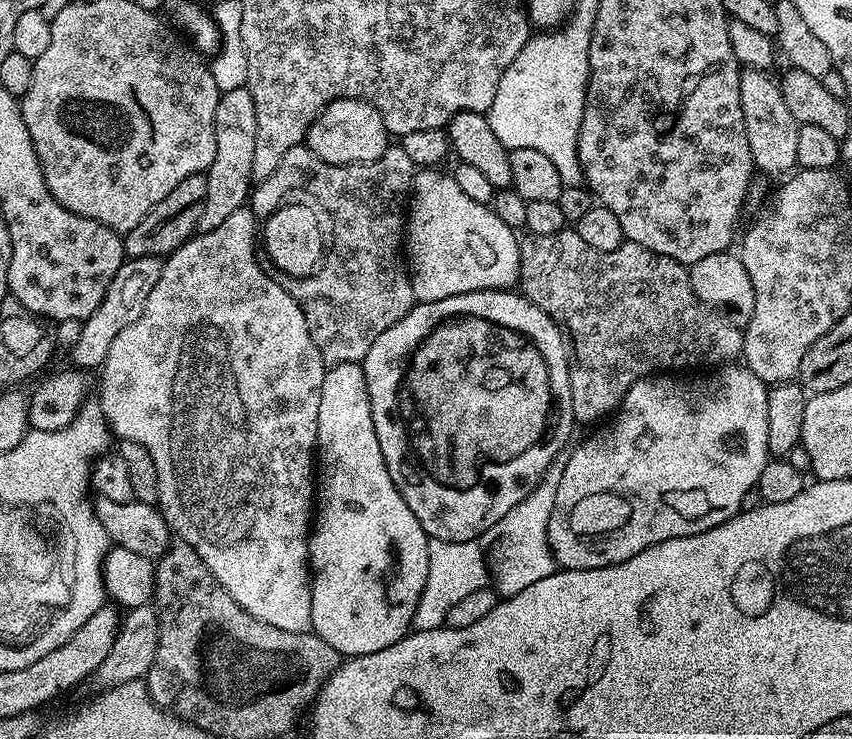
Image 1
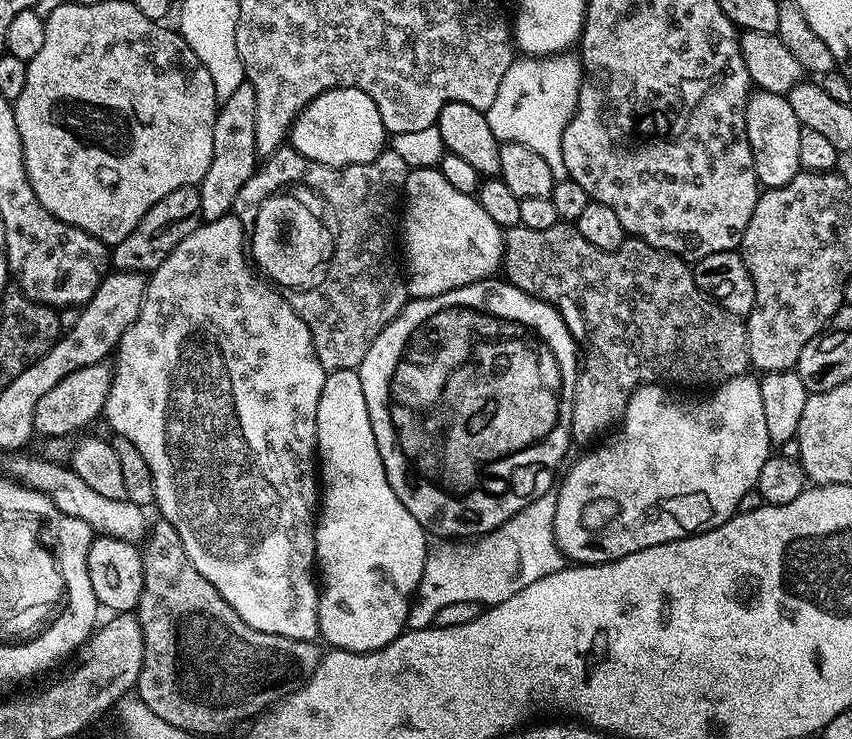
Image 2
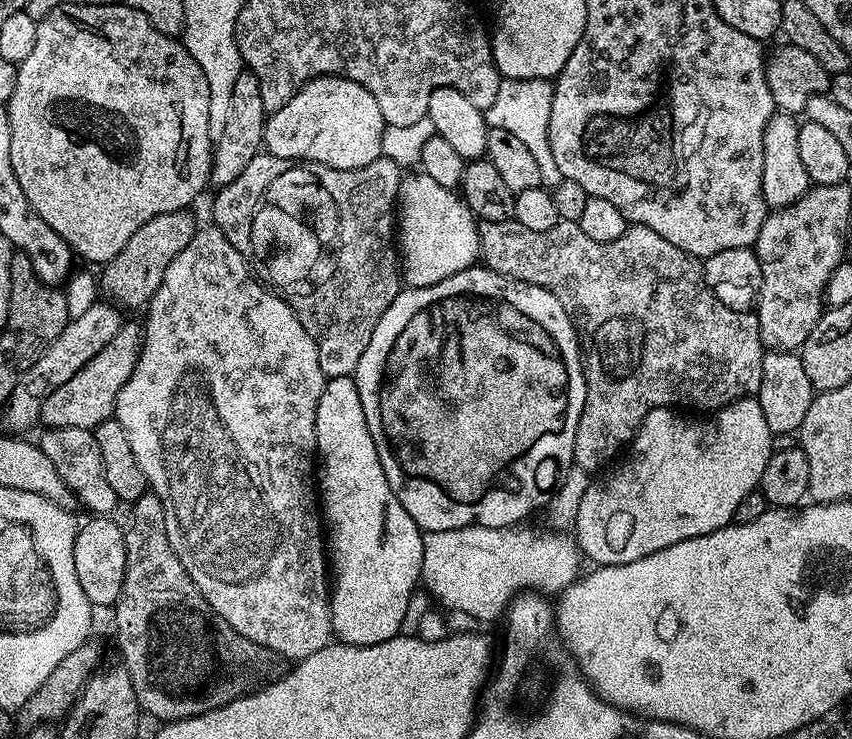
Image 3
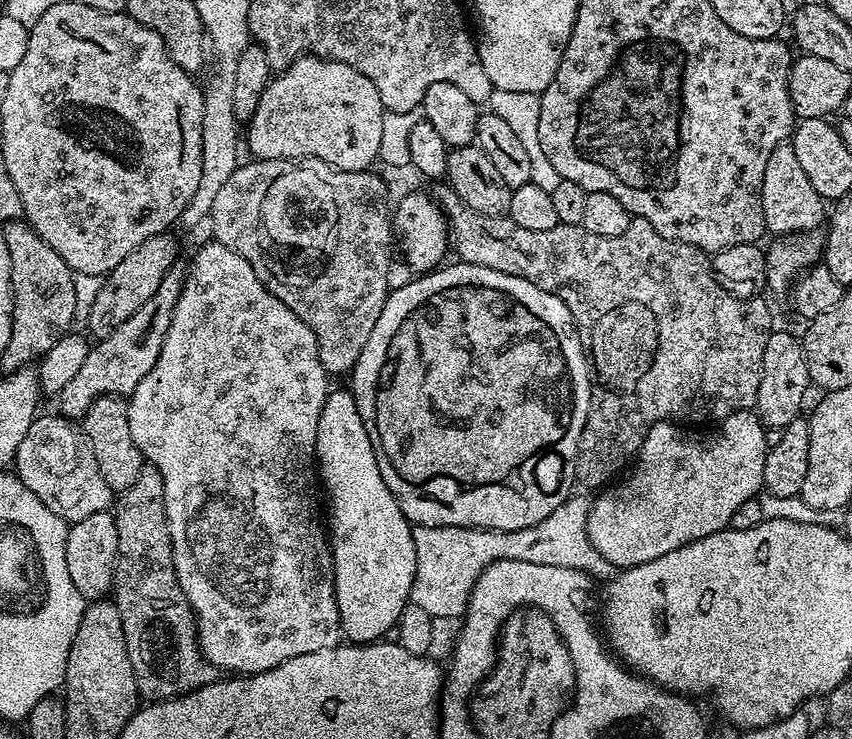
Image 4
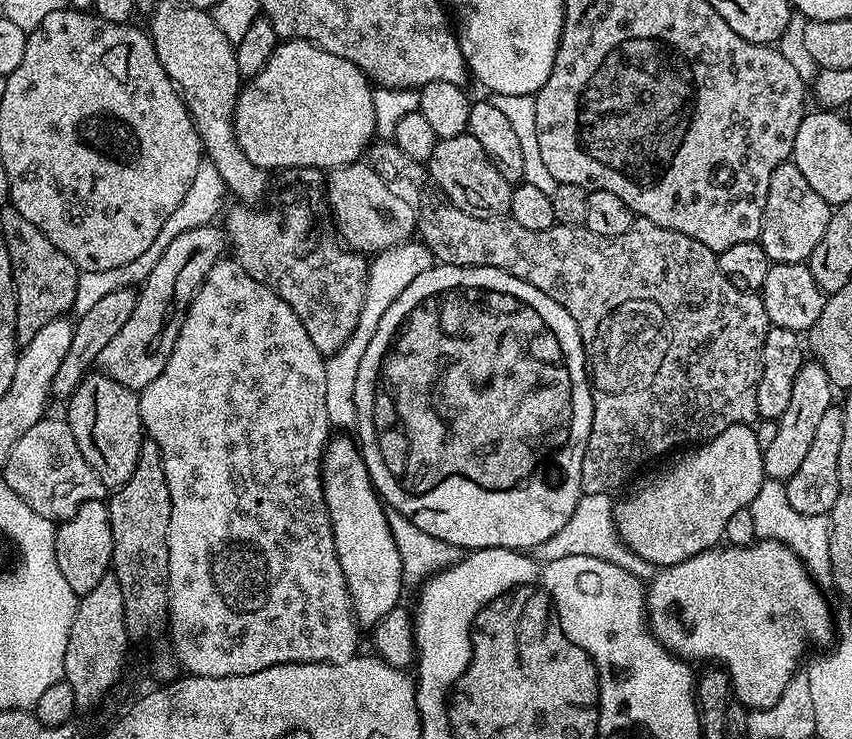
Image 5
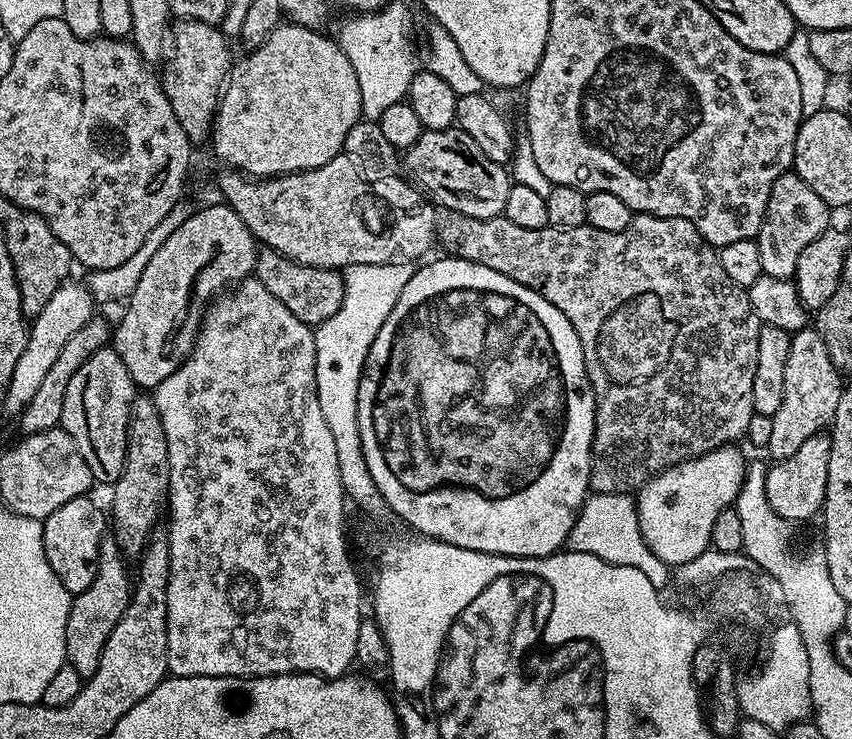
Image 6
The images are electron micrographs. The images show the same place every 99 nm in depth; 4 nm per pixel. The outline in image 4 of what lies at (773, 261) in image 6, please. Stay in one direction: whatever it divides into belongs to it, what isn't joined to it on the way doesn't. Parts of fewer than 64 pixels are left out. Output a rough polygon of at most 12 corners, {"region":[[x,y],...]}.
{"region":[[791,142],[762,174],[765,229],[776,238],[825,223]]}

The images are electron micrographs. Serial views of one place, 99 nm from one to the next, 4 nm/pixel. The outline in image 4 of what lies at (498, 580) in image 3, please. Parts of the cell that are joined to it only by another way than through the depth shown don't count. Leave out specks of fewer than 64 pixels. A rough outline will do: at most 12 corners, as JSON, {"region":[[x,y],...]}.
{"region":[[589,497],[517,532],[415,525],[411,603],[463,617],[495,560],[613,575]]}

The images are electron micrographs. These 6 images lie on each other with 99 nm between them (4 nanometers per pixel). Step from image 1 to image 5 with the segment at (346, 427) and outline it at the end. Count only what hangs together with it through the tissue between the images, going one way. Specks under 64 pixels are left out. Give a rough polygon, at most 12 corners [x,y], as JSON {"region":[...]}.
{"region":[[357,443],[324,449],[324,501],[352,612],[401,603],[402,558]]}

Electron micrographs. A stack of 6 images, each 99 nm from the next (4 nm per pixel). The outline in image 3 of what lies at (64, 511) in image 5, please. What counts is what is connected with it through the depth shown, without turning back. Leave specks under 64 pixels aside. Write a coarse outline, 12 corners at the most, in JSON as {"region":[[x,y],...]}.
{"region":[[44,428],[40,449],[77,501],[112,514],[95,431]]}

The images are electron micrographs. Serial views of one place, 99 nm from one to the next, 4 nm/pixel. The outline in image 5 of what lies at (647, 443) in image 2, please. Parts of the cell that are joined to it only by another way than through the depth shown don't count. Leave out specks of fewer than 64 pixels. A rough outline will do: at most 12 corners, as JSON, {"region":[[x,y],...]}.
{"region":[[755,427],[685,451],[614,508],[660,568],[724,540],[762,490]]}

